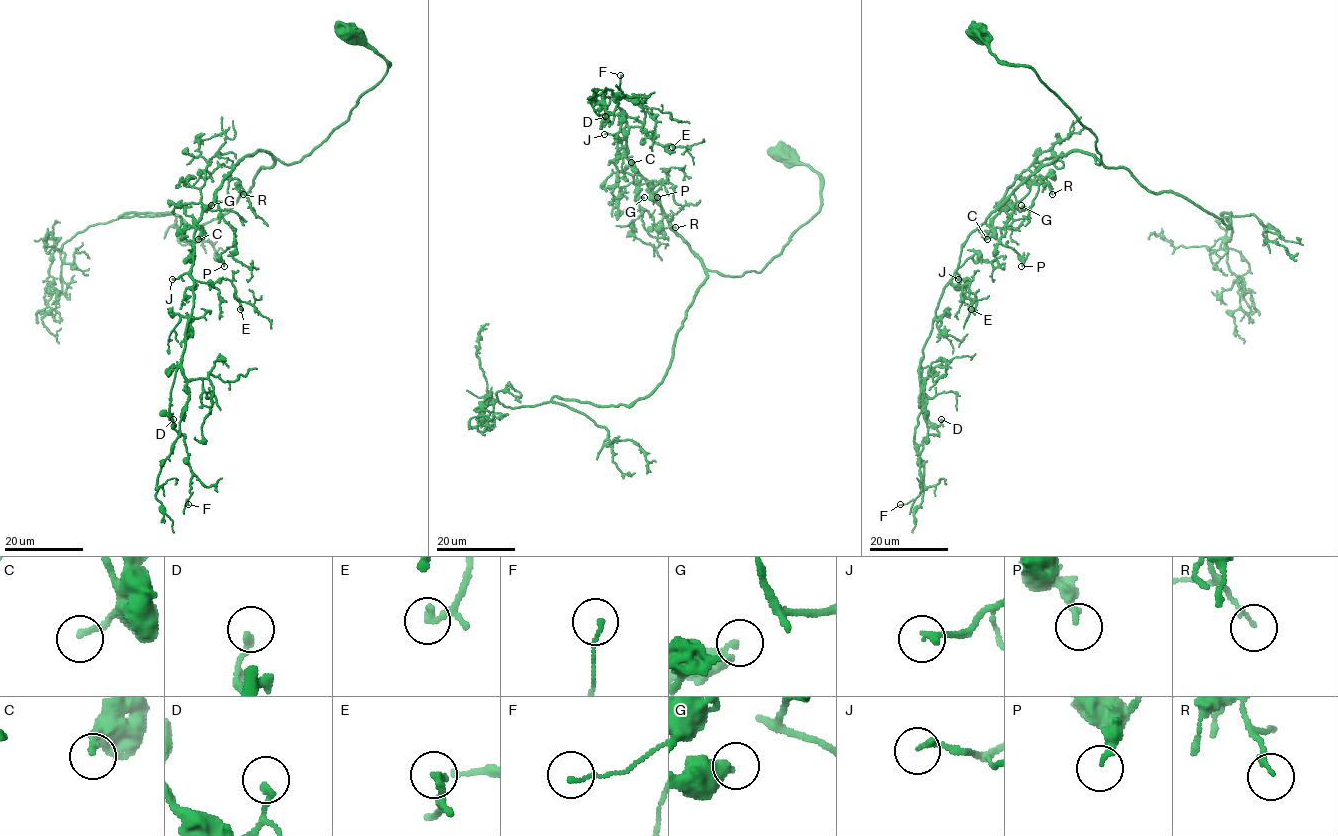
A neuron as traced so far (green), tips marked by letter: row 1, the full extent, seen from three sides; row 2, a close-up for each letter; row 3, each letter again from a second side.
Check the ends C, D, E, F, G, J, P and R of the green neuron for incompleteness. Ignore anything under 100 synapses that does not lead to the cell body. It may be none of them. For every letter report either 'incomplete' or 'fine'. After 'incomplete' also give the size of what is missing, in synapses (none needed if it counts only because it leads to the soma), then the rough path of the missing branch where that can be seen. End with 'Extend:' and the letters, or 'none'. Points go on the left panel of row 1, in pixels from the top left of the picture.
C: fine
D: fine
E: fine
F: fine
G: fine
J: fine
P: fine
R: fine
Extend: none

